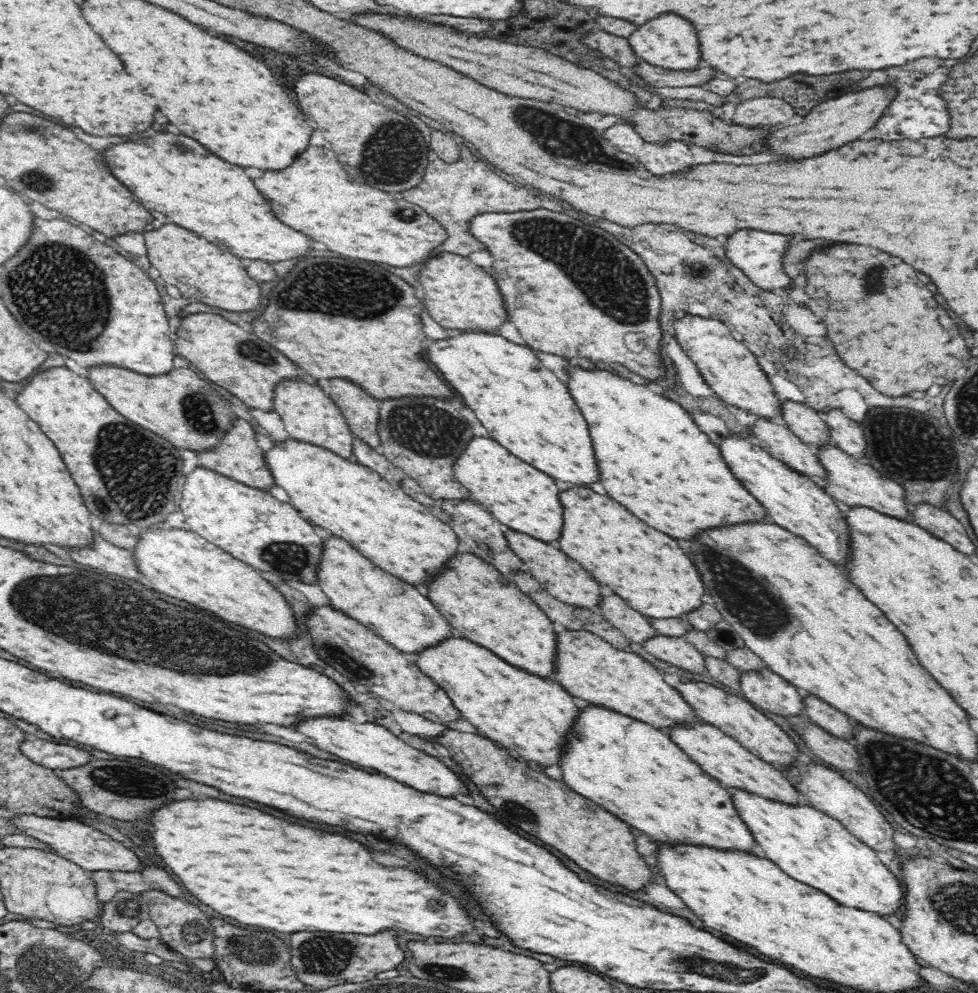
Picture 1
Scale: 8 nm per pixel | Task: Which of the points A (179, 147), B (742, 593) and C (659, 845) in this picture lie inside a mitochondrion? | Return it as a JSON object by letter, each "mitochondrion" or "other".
{"A":"mitochondrion","B":"mitochondrion","C":"other"}

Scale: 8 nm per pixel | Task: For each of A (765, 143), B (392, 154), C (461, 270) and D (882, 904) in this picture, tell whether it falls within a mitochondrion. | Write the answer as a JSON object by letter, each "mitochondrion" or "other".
{"A":"other","B":"mitochondrion","C":"other","D":"other"}

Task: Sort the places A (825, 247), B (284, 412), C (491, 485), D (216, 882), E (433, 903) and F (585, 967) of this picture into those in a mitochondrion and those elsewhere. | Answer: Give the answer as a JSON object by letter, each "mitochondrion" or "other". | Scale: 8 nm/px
{"A":"other","B":"other","C":"other","D":"other","E":"other","F":"other"}

